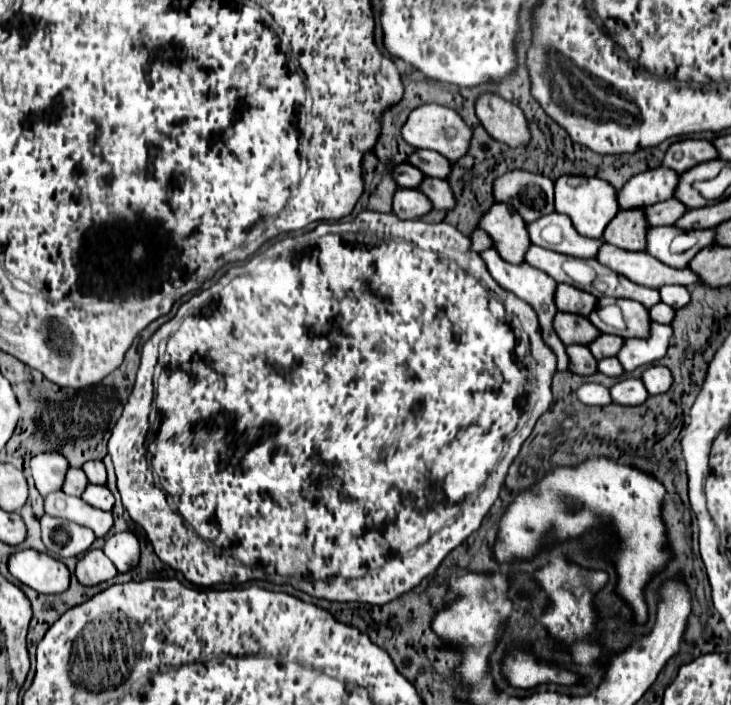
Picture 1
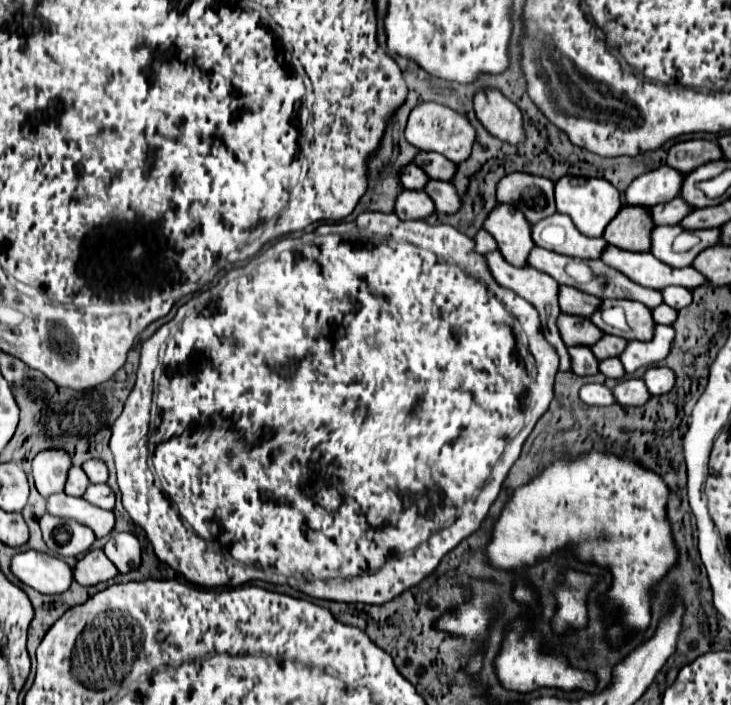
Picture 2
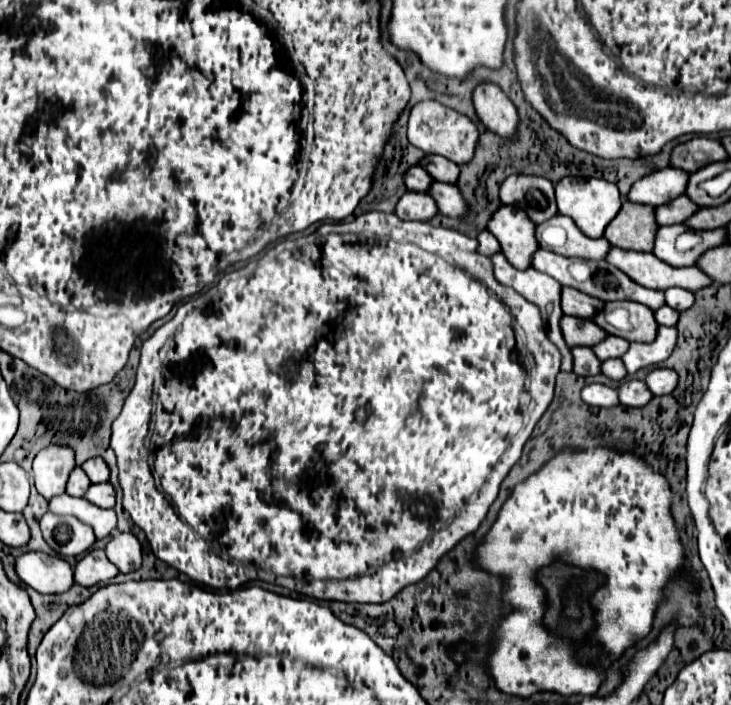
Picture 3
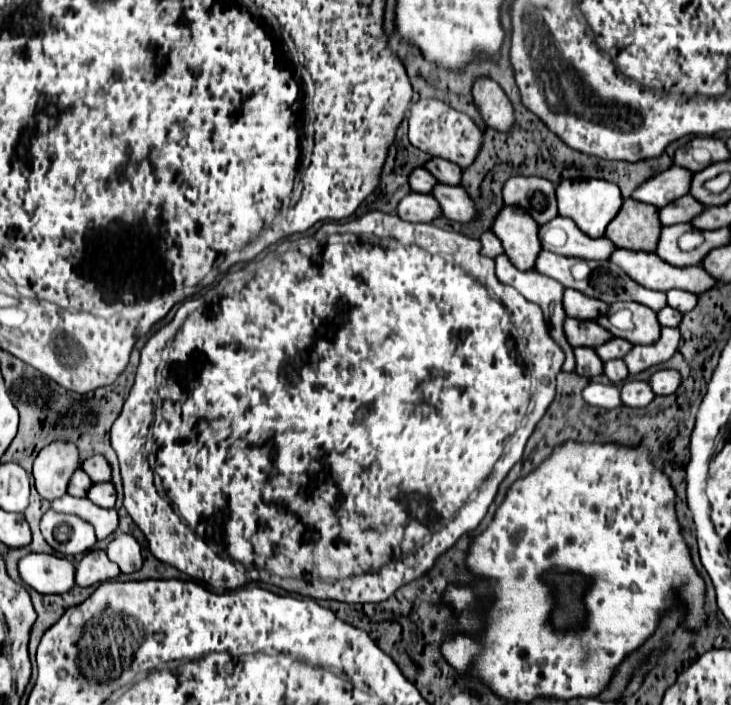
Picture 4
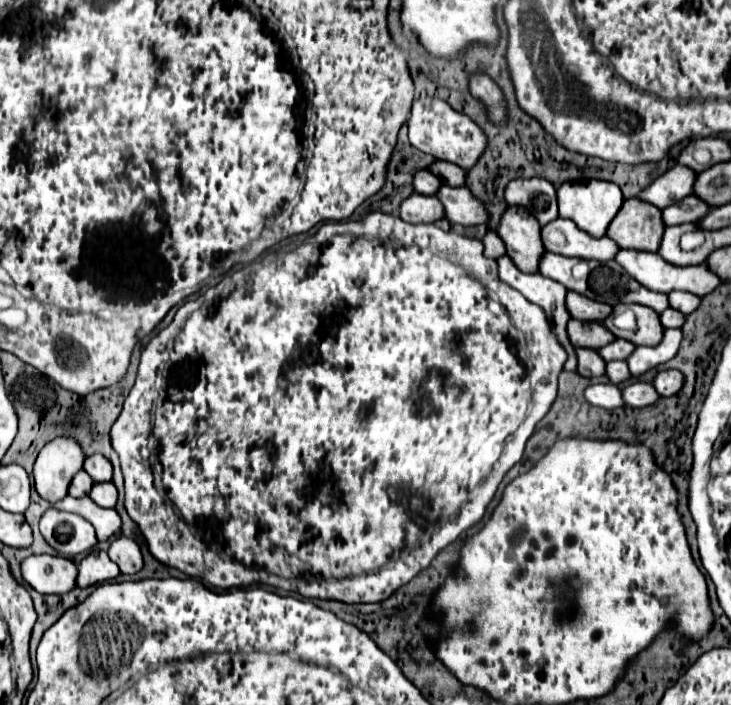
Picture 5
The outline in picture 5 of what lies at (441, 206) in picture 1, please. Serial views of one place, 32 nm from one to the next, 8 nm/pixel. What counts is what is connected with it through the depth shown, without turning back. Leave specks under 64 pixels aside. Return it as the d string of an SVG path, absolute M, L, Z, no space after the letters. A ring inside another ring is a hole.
M444 184L436 196L444 204L446 218L450 222L462 226L478 226L488 222L488 210L476 200L476 196L472 196L472 192L468 192L466 186L452 188Z

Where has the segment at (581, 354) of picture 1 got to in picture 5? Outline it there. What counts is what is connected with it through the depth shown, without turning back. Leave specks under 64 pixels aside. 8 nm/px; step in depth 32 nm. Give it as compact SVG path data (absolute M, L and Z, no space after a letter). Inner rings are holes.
M578 348L576 354L578 354L578 374L582 374L584 378L602 376L606 372L606 362L596 350Z

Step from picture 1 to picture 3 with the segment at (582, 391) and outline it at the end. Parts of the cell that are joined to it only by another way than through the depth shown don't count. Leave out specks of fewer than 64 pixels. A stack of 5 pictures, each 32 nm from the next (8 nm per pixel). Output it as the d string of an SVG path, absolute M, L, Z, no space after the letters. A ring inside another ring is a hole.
M588 384L582 388L582 400L588 406L602 406L602 408L612 408L618 406L620 400L616 396L616 388L604 386L604 384Z

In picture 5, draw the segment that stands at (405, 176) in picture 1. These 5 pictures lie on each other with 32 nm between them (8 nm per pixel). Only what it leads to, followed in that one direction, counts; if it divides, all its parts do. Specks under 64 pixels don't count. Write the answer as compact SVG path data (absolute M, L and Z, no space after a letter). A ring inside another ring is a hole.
M422 170L422 172L418 172L418 174L414 176L414 188L416 188L418 194L428 194L428 196L432 196L432 194L436 194L436 188L440 188L440 184L442 184L442 180L436 178L436 176L434 176L432 172L428 172L428 170Z

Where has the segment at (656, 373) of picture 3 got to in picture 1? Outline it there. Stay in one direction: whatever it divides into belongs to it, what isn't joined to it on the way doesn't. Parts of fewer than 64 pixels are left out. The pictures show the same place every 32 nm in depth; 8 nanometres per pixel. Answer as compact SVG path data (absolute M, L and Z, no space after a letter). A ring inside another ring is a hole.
M650 366L642 374L642 382L650 394L664 394L670 390L674 378L666 366Z

